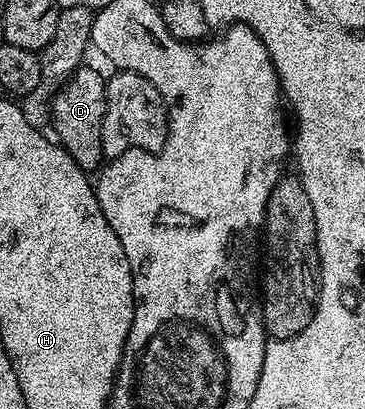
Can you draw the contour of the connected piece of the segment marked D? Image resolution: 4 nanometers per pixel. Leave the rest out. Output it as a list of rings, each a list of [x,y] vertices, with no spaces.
[[[86,68],[75,69],[74,74],[67,77],[64,84],[59,88],[63,89],[54,97],[55,134],[53,133],[53,136],[56,138],[57,144],[66,149],[68,155],[72,155],[72,159],[80,168],[94,171],[104,161],[102,128],[104,127],[104,115],[106,114],[107,78],[105,76],[101,77],[94,69]]]

